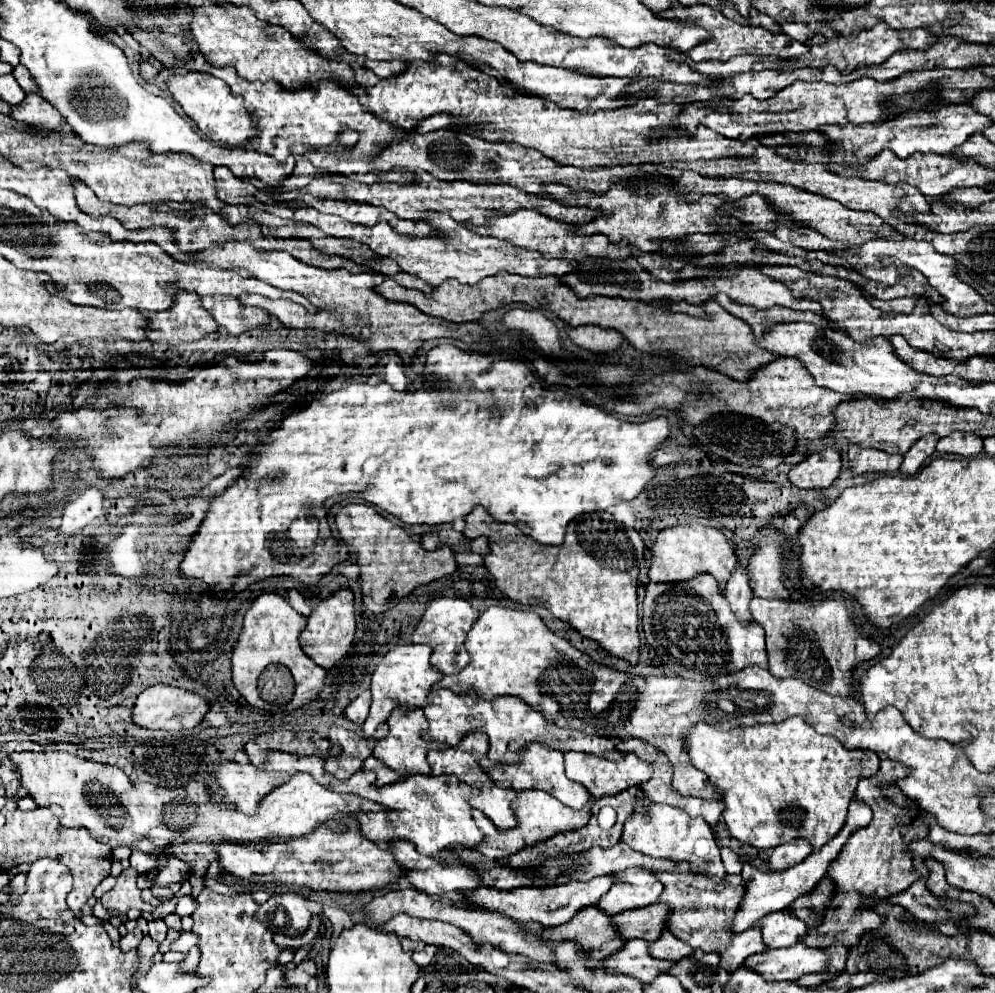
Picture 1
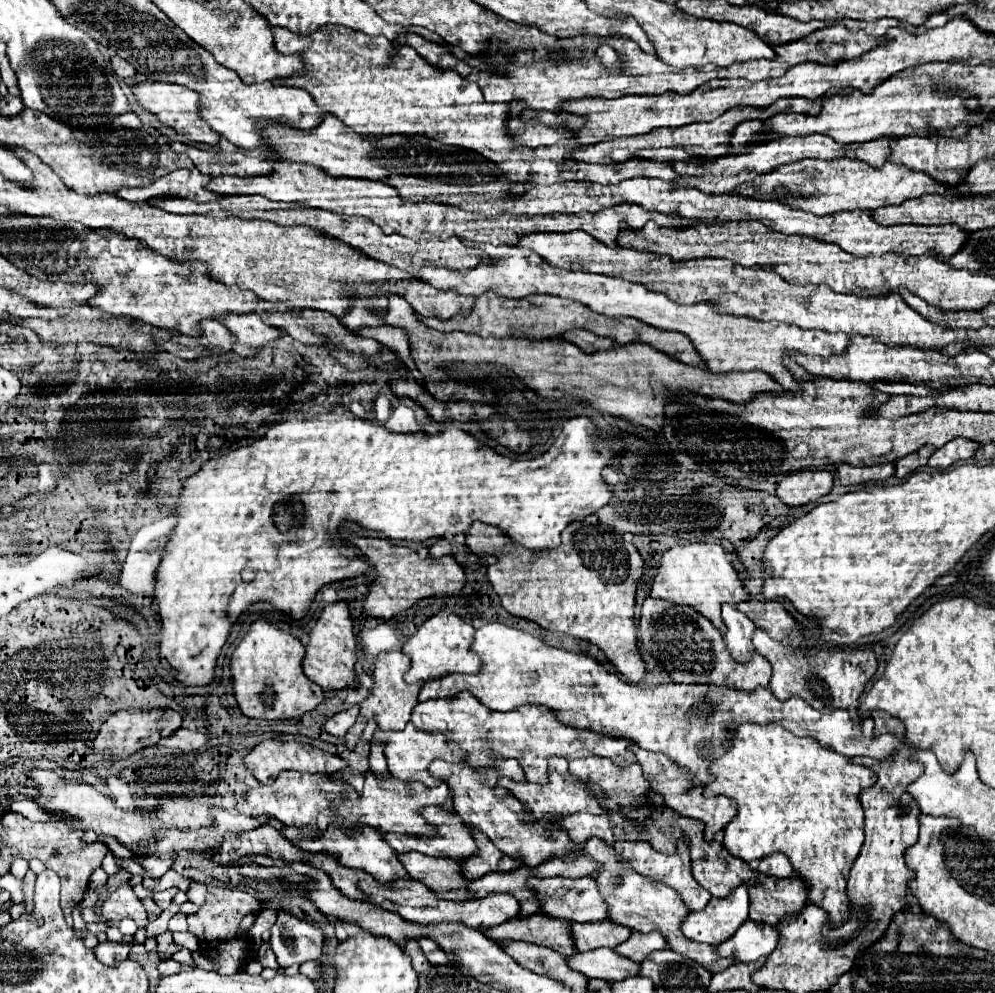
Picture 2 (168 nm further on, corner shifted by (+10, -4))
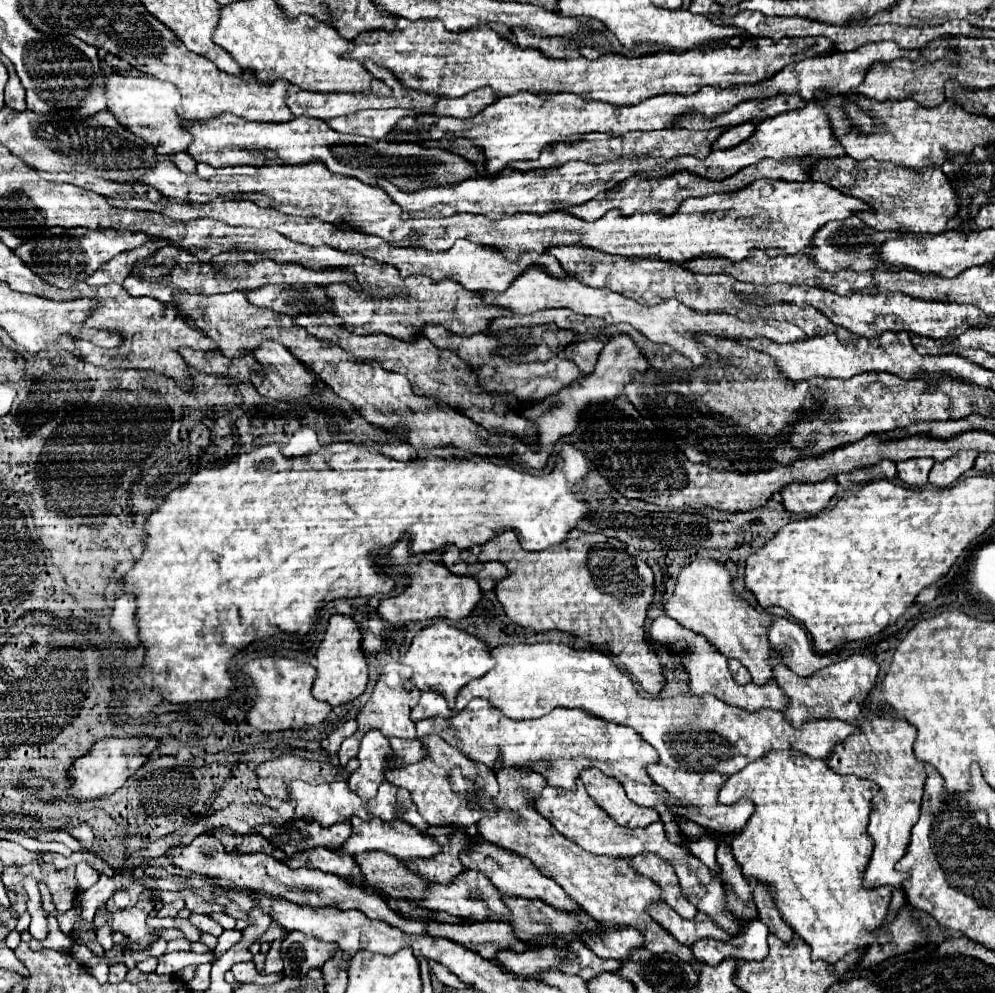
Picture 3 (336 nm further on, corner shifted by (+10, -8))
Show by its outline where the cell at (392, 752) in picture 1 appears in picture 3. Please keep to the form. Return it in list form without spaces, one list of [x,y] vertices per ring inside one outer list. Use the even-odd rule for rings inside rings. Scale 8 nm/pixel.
[[[439,735],[425,737],[421,741],[429,751],[427,757],[421,759],[419,763],[387,771],[385,779],[397,787],[405,787],[411,793],[413,803],[417,805],[419,813],[423,815],[423,819],[429,825],[453,825],[453,823],[457,823],[461,827],[469,827],[471,823],[477,823],[481,819],[481,815],[497,811],[497,807],[493,805],[493,797],[497,797],[497,793],[499,793],[499,785],[497,785],[497,779],[489,767],[465,757],[465,753],[461,753],[459,749],[453,749]],[[455,767],[461,769],[465,779],[471,779],[471,781],[475,781],[475,785],[479,785],[479,789],[475,789],[473,795],[459,795],[451,789],[449,775]]]

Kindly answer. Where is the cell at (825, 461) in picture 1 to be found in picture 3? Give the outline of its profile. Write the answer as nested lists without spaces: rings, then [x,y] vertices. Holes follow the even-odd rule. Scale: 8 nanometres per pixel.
[[[827,479],[821,483],[793,483],[783,489],[783,505],[791,513],[817,513],[823,511],[837,491],[837,481]]]

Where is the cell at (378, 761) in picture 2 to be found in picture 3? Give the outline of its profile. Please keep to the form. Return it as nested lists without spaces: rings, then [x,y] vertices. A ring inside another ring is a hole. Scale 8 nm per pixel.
[[[389,739],[389,743],[397,753],[397,757],[393,761],[397,761],[399,767],[409,765],[409,763],[417,763],[427,755],[427,749],[425,749],[425,745],[421,745],[419,739],[413,739],[413,741],[409,741],[409,739]]]

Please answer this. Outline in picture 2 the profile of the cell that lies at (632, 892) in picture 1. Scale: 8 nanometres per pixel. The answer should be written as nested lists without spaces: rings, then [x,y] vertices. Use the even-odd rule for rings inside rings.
[[[551,877],[551,879],[529,879],[529,887],[537,891],[537,897],[545,909],[547,915],[569,919],[569,921],[605,921],[607,919],[607,905],[597,889],[597,881],[593,877],[583,879],[563,879],[563,877]]]

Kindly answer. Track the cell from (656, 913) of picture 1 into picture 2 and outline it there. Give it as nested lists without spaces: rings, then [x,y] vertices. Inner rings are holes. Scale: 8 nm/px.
[[[599,921],[599,923],[571,923],[575,947],[579,951],[589,951],[597,947],[617,947],[629,939],[631,929],[615,923],[615,921]]]

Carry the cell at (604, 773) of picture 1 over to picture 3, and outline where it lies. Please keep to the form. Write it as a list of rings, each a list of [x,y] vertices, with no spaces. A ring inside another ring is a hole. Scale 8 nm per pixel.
[[[587,769],[581,773],[581,781],[587,787],[587,793],[593,801],[609,813],[623,827],[645,827],[659,821],[655,809],[645,809],[635,805],[627,795],[623,785],[609,775],[603,775],[599,769]]]

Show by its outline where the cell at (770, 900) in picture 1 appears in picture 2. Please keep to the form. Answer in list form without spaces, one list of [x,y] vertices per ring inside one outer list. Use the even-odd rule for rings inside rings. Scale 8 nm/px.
[[[745,881],[727,897],[713,897],[705,909],[689,913],[683,921],[685,937],[713,947],[727,941],[749,917],[749,889],[753,885],[757,881]]]

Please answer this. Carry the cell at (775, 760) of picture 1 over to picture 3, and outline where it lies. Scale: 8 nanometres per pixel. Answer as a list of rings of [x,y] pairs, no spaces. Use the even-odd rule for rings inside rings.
[[[787,749],[787,751],[771,751],[767,753],[765,757],[749,763],[743,771],[731,775],[727,779],[727,783],[721,787],[719,791],[719,803],[725,803],[725,805],[731,805],[735,803],[737,799],[741,797],[749,797],[753,803],[755,803],[755,813],[751,815],[751,819],[747,821],[743,833],[739,837],[735,837],[731,841],[731,851],[733,851],[733,857],[735,861],[741,865],[741,871],[743,871],[743,877],[753,877],[755,881],[759,883],[765,883],[773,895],[773,901],[783,917],[783,921],[811,947],[811,957],[813,959],[823,959],[827,963],[837,963],[847,953],[851,951],[859,951],[863,949],[865,955],[859,959],[859,967],[861,969],[869,969],[869,967],[875,967],[879,963],[883,963],[885,959],[889,957],[895,957],[895,955],[903,955],[903,953],[909,953],[909,951],[915,951],[923,945],[927,945],[927,935],[925,931],[919,927],[919,923],[915,921],[913,915],[909,915],[909,905],[905,903],[899,913],[895,915],[895,919],[891,923],[885,923],[885,917],[887,917],[887,911],[889,911],[889,903],[891,903],[891,895],[893,895],[893,887],[889,885],[883,885],[883,887],[873,887],[873,889],[867,889],[863,883],[861,883],[861,877],[865,873],[865,865],[869,865],[869,857],[873,853],[873,839],[869,837],[867,833],[867,825],[869,825],[869,813],[871,813],[871,799],[875,797],[877,793],[877,783],[873,781],[867,781],[867,779],[857,779],[855,775],[839,775],[835,773],[833,769],[827,767],[827,763],[823,759],[811,759],[807,755],[803,755],[801,751],[795,751],[795,749]]]

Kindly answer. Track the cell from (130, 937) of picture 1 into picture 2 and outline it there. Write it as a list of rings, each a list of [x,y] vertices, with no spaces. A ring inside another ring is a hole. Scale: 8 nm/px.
[[[107,941],[107,943],[99,943],[95,947],[95,953],[97,953],[101,963],[115,965],[115,963],[127,959],[129,949],[131,949],[131,943],[113,943],[113,941]]]

